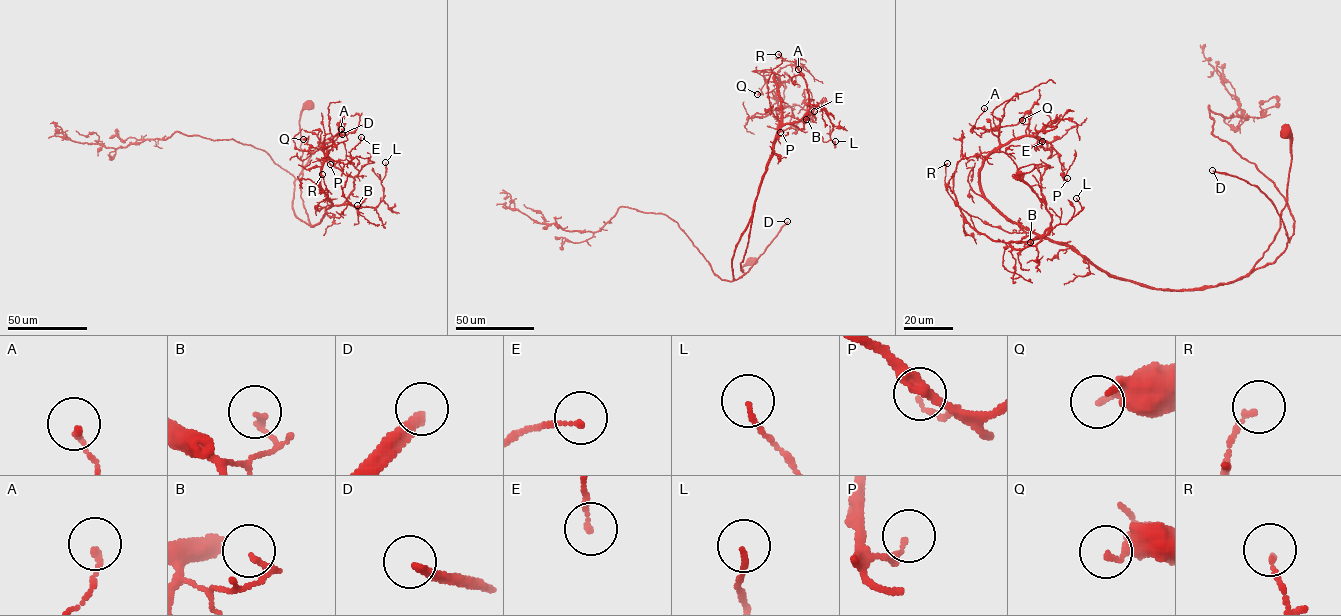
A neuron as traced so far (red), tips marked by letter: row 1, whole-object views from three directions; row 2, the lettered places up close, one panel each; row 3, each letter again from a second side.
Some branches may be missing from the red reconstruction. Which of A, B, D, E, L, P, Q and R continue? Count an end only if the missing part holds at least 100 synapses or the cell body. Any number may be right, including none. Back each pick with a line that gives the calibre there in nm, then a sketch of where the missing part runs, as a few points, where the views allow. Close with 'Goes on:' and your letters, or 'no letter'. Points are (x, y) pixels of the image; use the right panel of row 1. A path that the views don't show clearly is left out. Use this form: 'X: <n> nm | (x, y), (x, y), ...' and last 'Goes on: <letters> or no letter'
D: 280 nm | (1212, 170), (1177, 185), (1171, 175), (1181, 175), (1180, 200), (1195, 213), (1162, 219), (1126, 188), (1115, 151)
Goes on: D

